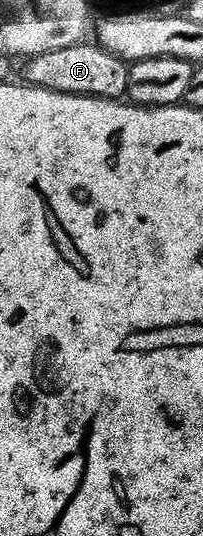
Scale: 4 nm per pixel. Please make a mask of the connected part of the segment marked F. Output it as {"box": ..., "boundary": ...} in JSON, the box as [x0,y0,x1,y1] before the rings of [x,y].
{"box":[25,43,131,101],"boundary":[[[95,43],[61,47],[61,51],[49,51],[30,58],[25,65],[26,84],[65,95],[100,97],[106,101],[126,98],[130,75],[131,65],[128,62],[111,56]]]}

